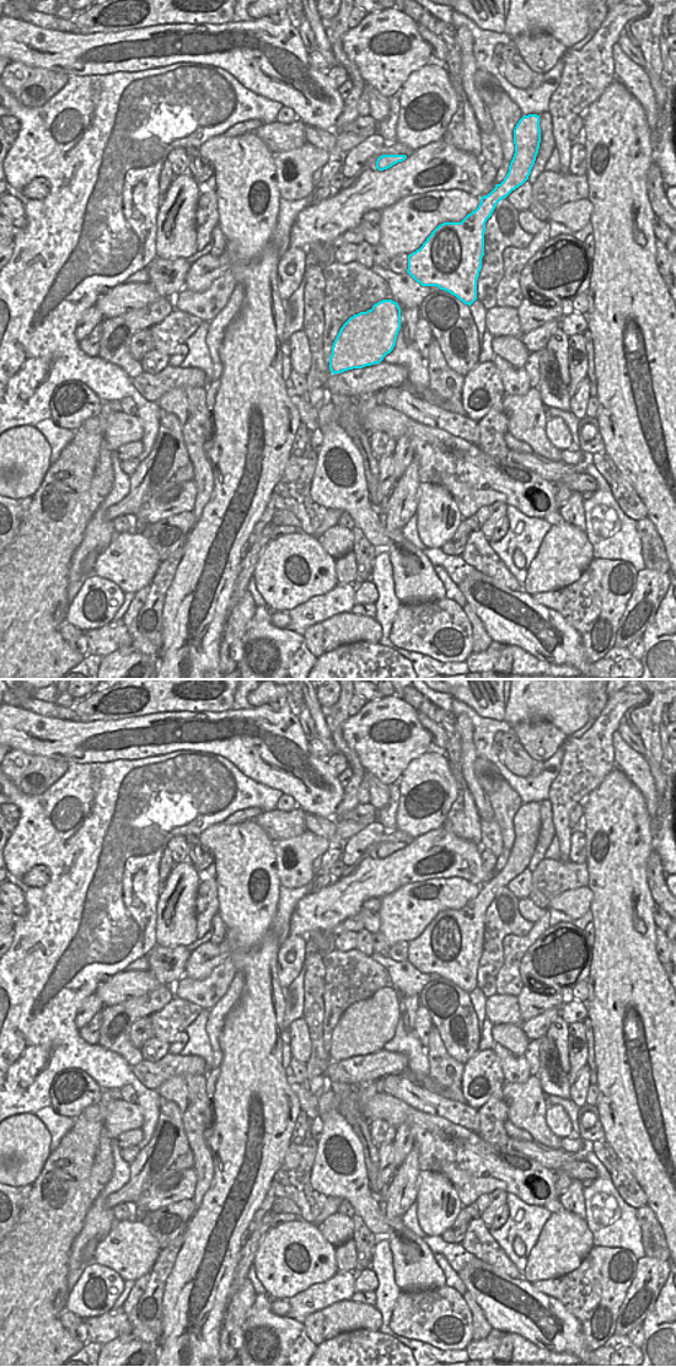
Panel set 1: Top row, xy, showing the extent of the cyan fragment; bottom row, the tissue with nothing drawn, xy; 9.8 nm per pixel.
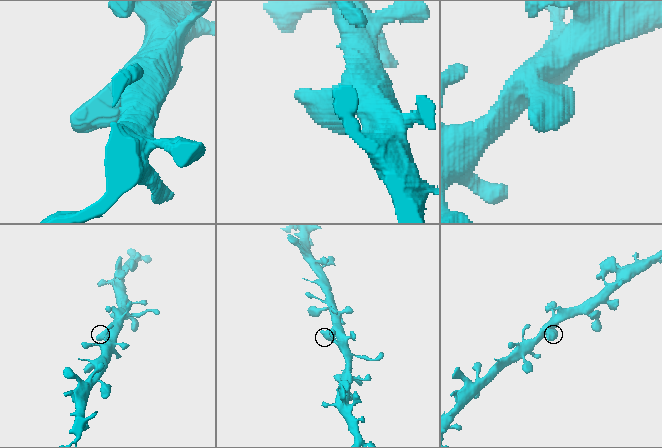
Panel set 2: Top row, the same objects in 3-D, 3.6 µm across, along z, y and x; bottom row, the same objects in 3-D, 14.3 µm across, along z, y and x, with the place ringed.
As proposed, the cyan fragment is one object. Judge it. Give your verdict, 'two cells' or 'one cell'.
one cell

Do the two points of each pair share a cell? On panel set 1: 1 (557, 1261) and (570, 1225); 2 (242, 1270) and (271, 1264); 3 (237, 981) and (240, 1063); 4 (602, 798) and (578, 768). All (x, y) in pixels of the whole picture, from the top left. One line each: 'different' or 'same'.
1: same
2: different
3: different
4: different

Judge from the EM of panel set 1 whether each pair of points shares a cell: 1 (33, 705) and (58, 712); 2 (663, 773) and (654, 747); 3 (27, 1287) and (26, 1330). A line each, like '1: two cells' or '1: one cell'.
1: one cell
2: one cell
3: one cell

